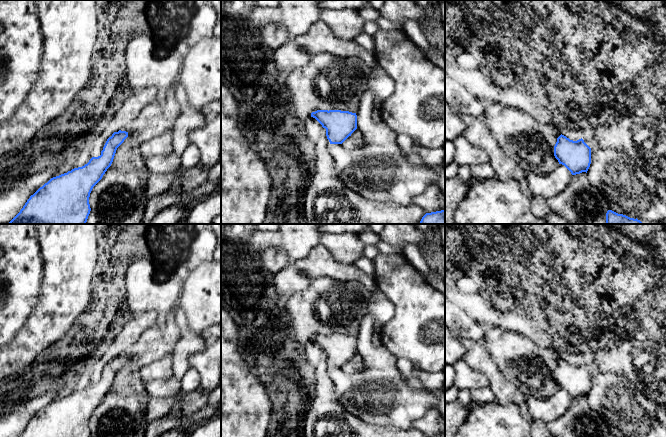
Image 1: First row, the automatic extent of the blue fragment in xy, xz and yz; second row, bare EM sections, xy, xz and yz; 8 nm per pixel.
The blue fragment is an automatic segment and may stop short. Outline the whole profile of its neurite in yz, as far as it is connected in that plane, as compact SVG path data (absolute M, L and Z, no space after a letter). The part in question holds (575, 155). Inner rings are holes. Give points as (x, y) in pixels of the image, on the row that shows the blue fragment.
M561 134L554 146L554 156L572 175L587 173L591 164L591 148L582 138L573 141Z

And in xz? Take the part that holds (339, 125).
M317 110L311 113L323 128L330 144L342 144L357 129L357 115L341 110Z

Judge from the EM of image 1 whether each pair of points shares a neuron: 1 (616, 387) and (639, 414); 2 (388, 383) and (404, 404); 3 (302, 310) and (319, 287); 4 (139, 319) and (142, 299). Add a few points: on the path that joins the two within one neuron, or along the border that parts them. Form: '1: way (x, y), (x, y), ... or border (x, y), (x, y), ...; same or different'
1: way (619, 394), (632, 407); same
2: way (388, 388), (399, 399); same
3: way (308, 304), (314, 298), (315, 293); same
4: border (149, 309), (134, 315); different

